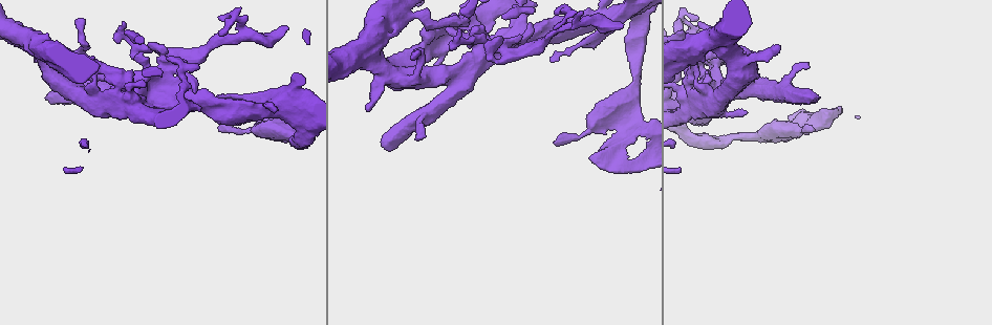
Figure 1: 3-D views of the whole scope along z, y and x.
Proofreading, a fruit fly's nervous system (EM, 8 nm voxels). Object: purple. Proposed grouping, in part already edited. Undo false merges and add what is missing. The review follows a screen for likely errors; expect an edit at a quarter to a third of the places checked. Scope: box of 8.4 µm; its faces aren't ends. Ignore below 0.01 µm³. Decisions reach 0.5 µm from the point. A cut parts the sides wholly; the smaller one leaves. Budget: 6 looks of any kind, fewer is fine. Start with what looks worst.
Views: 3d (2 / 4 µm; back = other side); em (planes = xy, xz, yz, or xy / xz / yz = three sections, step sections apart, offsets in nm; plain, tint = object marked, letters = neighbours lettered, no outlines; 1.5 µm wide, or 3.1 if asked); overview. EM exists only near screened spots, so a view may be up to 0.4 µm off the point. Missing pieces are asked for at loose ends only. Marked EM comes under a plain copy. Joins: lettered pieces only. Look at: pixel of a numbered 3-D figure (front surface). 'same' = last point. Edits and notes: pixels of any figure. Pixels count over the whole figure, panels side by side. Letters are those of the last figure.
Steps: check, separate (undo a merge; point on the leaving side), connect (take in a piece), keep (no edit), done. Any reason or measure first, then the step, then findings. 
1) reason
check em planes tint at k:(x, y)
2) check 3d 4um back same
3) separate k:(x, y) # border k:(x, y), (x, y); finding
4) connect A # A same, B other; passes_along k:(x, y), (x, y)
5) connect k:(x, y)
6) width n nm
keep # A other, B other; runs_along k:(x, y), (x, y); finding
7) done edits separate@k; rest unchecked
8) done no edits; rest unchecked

branch stops here
check em xy step 8 tint at 1:(287, 29)

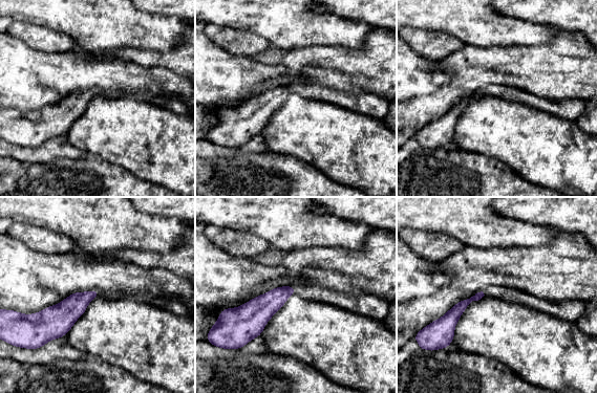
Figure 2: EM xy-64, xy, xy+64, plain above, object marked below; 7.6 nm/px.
cut it another way
check em planes letters same

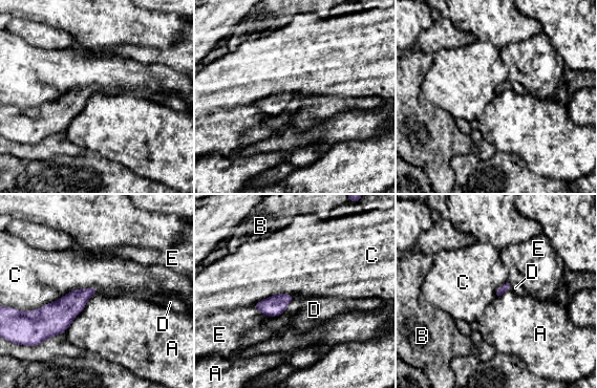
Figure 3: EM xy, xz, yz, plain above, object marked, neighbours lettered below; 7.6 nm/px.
connect D # A other, B other, C other, D same, E other; passes_along 3:(505, 287), (509, 286), (515, 287); the cell continues

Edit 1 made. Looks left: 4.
see it whole again
check overview

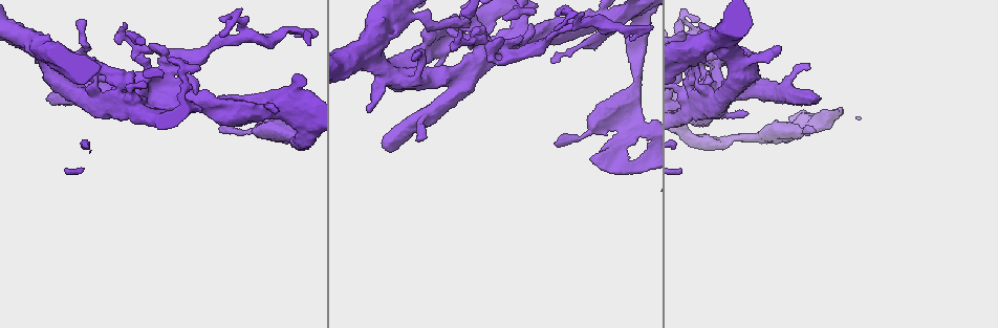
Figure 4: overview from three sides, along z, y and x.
check 3d 4um at 4:(557, 13)

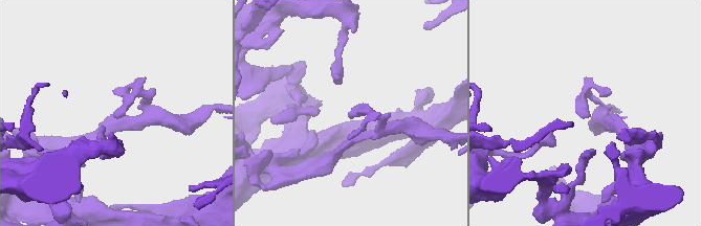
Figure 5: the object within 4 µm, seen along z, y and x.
now the EM
check em xy step 8 tint at 5:(588, 117)

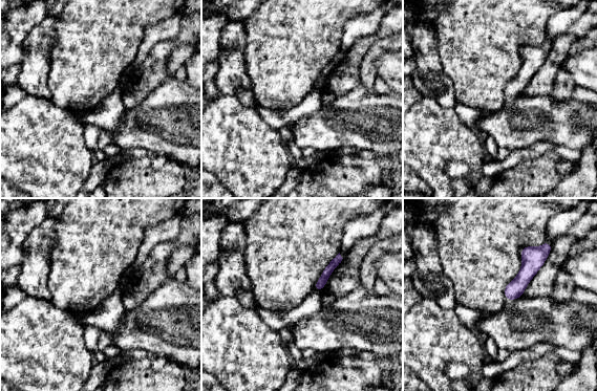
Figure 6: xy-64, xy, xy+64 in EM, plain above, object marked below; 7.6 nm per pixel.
another direction
check em planes letters same

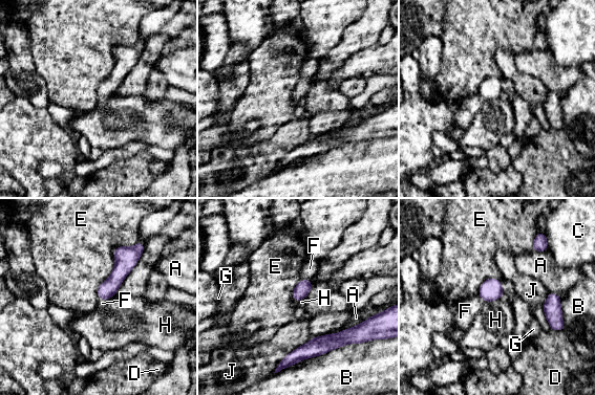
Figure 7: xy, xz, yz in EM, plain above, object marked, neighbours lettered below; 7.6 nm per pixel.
width 110 nm
keep # A other, B other, C other, D other, E other, F other, G other, H other, J other; border 7:(504, 297), (485, 302); none of them fits

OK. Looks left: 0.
done edits connect@3; rest unchecked

